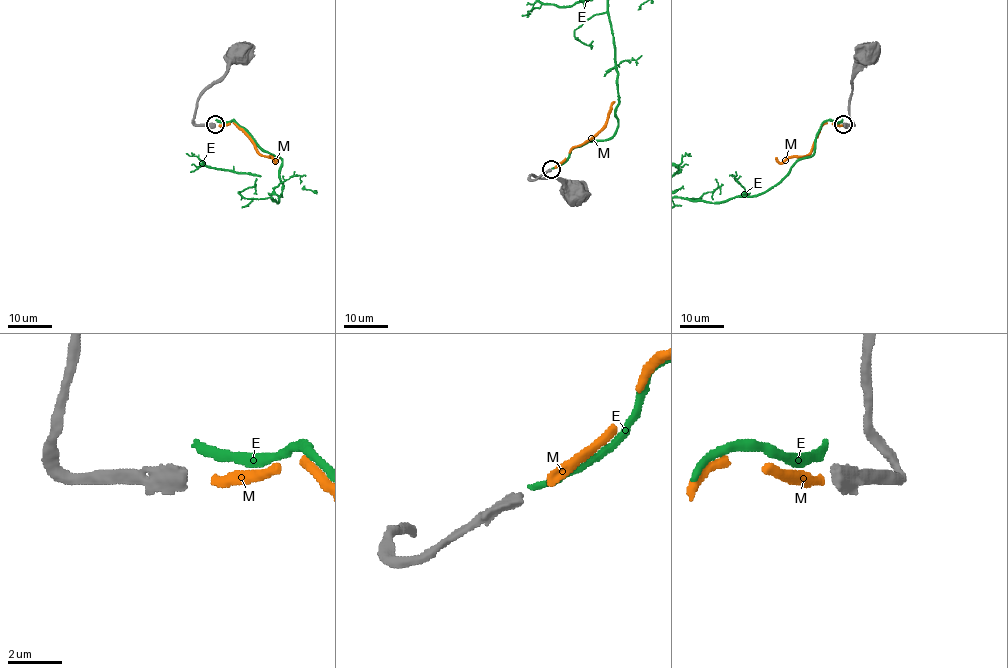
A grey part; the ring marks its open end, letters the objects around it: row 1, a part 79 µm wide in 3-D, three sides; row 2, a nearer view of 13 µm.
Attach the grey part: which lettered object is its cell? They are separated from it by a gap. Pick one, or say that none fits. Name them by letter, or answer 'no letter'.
M

